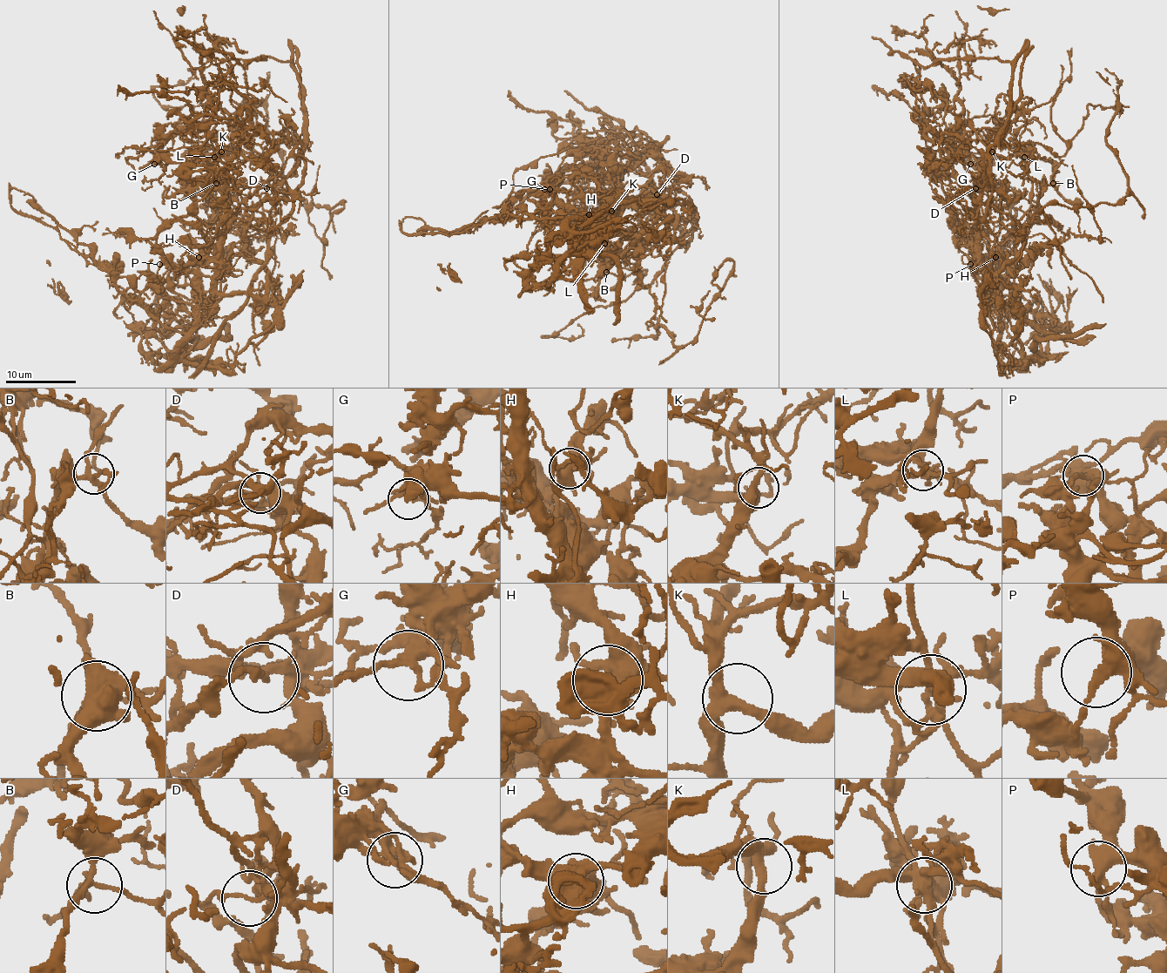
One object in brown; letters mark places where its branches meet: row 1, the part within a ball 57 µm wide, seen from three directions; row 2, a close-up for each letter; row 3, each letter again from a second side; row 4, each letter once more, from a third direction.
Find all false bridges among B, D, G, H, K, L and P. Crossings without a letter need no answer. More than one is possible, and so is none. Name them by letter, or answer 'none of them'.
D, L

